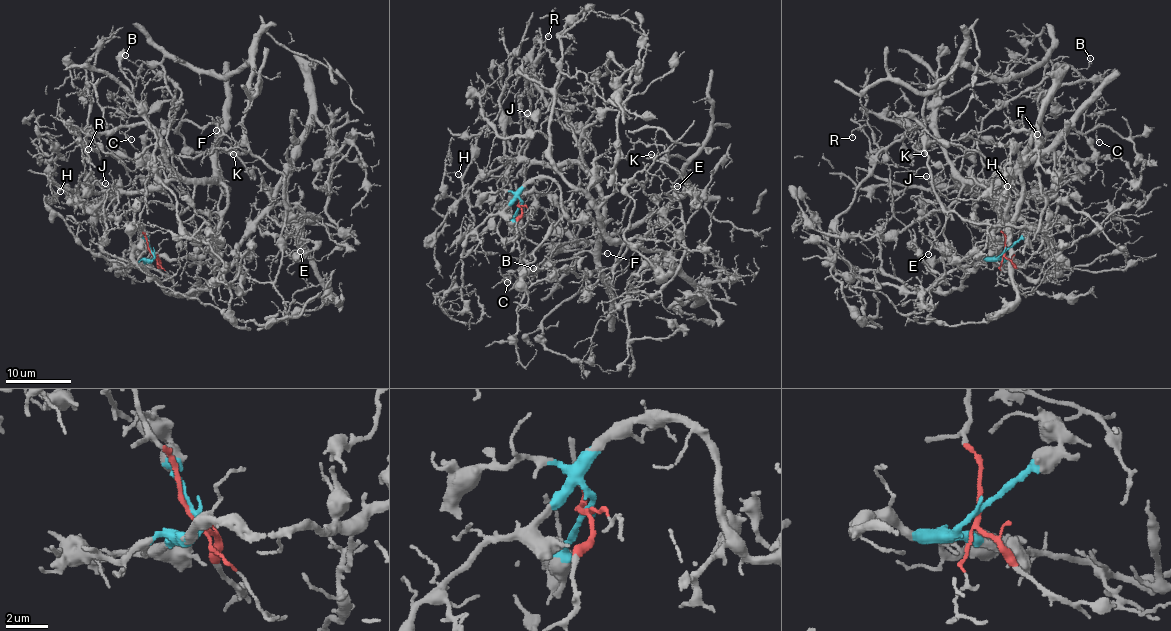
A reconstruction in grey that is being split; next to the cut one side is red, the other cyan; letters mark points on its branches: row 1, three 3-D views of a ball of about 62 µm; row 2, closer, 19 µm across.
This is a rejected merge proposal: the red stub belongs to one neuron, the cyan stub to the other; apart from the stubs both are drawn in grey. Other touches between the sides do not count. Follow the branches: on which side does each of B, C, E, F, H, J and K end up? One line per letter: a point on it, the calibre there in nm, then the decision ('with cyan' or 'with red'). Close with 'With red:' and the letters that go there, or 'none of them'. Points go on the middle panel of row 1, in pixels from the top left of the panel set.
B: place (533, 268); calibre 100 nm; with red
C: place (507, 282); calibre 120 nm; with red
E: place (677, 186); calibre 120 nm; with red
F: place (607, 253); calibre 170 nm; with cyan
H: place (458, 174); calibre 110 nm; with cyan
J: place (527, 113); calibre 140 nm; with cyan
K: place (651, 154); calibre 140 nm; with red
With red: B, C, E, K

